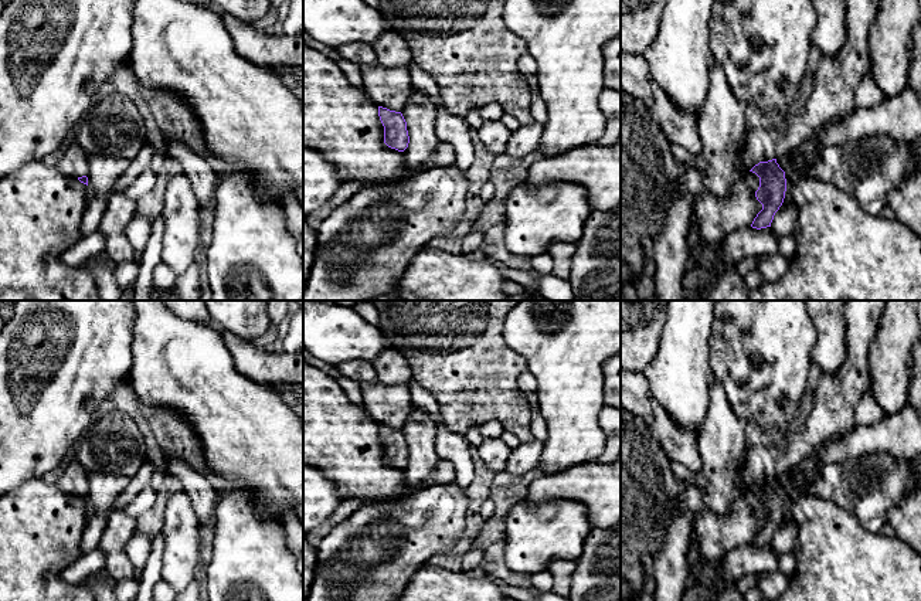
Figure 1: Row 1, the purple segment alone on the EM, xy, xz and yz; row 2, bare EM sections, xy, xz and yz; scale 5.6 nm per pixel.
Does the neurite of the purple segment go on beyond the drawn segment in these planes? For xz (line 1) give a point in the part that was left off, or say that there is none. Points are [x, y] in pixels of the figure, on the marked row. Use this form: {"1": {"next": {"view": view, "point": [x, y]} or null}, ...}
{"1": {"next": null}}

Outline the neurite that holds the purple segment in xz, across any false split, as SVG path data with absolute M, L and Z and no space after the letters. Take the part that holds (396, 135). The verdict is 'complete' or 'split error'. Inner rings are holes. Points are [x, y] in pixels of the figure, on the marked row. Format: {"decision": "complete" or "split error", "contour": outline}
{"decision": "complete", "contour": "M378 106L378 116L384 126L384 143L391 149L404 152L408 147L409 136L402 113Z"}

